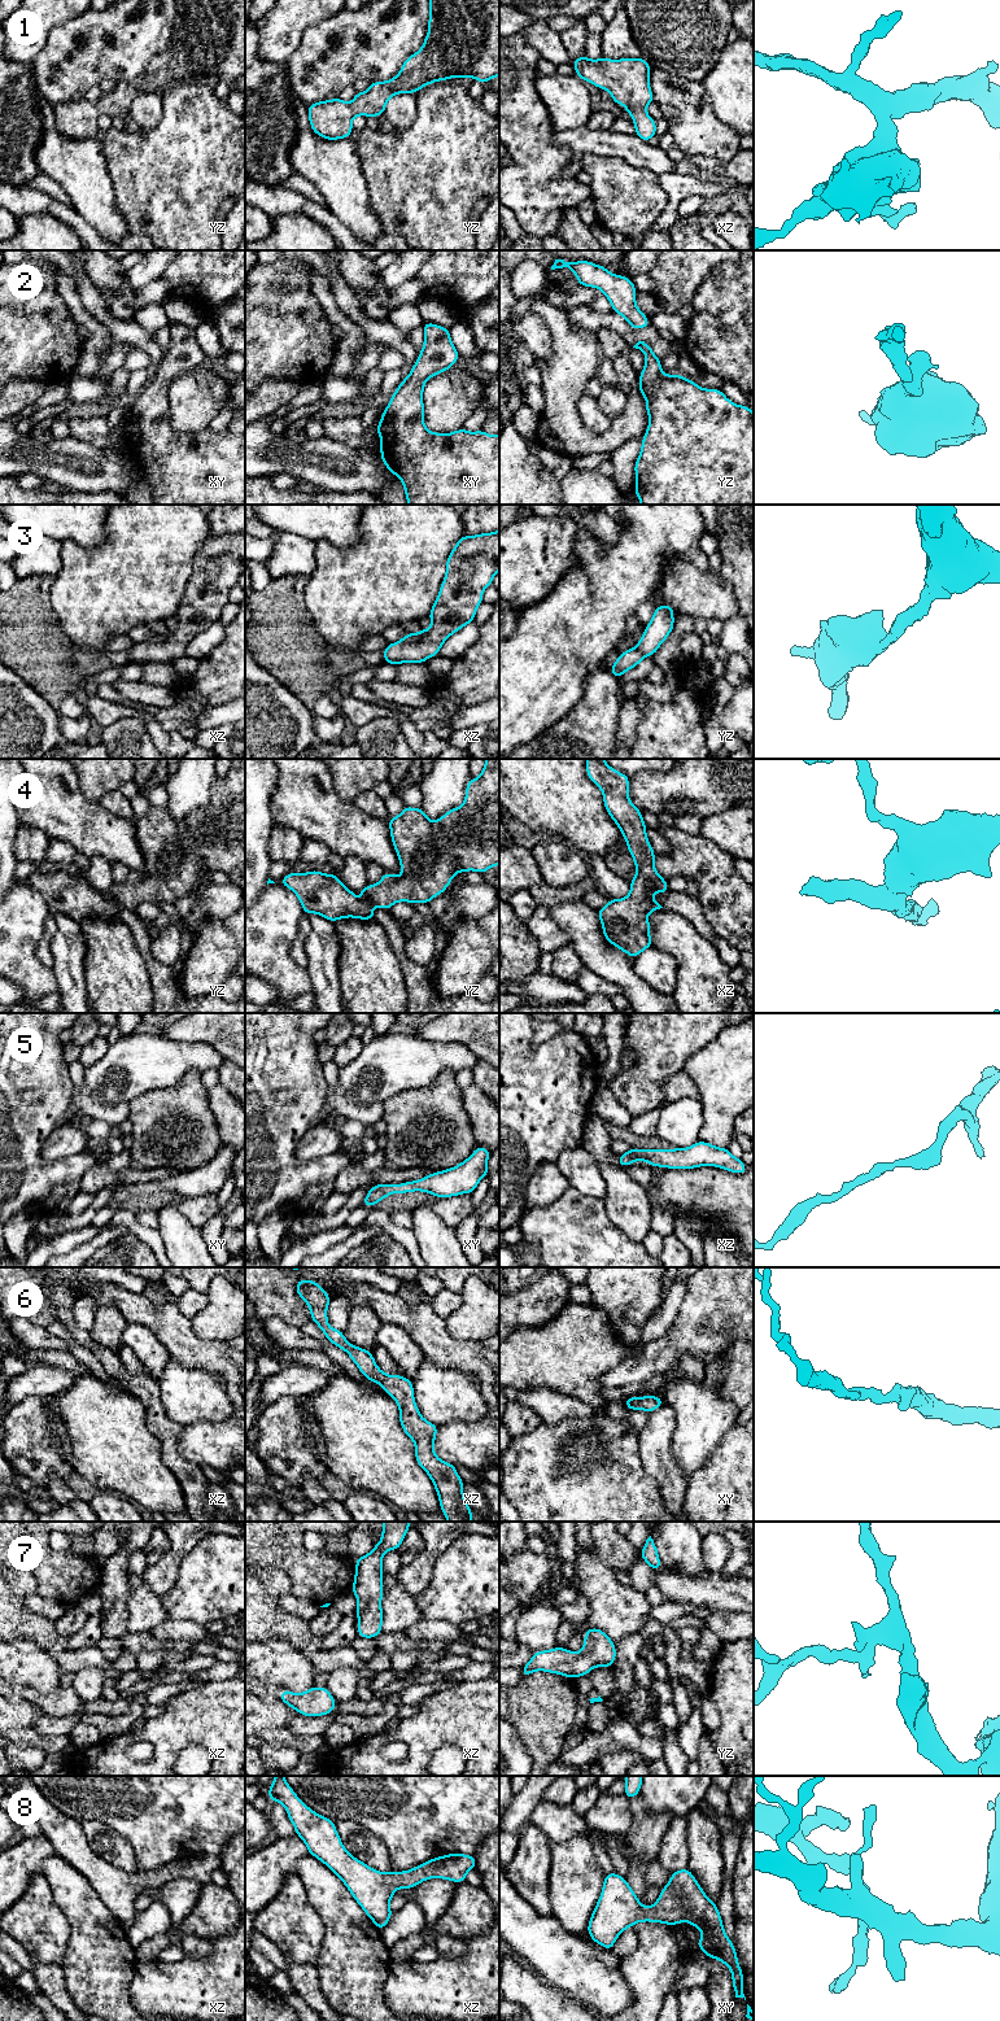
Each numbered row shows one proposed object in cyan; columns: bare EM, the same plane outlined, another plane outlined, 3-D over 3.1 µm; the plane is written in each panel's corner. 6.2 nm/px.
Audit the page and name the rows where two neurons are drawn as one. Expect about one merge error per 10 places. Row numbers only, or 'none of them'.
none of them

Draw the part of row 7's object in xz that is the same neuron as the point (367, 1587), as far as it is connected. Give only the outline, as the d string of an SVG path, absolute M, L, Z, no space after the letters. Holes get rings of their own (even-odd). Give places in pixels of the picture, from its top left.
M383 1522L381 1540L374 1549L355 1559L351 1592L357 1597L358 1636L374 1638L383 1632L383 1555L398 1550L411 1522Z

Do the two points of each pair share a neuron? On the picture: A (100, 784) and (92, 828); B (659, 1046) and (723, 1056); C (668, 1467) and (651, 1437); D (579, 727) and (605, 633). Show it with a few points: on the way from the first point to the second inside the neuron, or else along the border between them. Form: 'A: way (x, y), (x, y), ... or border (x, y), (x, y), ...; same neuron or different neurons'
A: border (78, 777), (81, 791), (87, 798), (99, 802); different neurons
B: border (719, 1033), (688, 1060), (682, 1070); different neurons
C: way (660, 1459), (655, 1453), (655, 1445); same neuron
D: border (598, 667), (584, 681), (584, 694), (580, 698); different neurons

